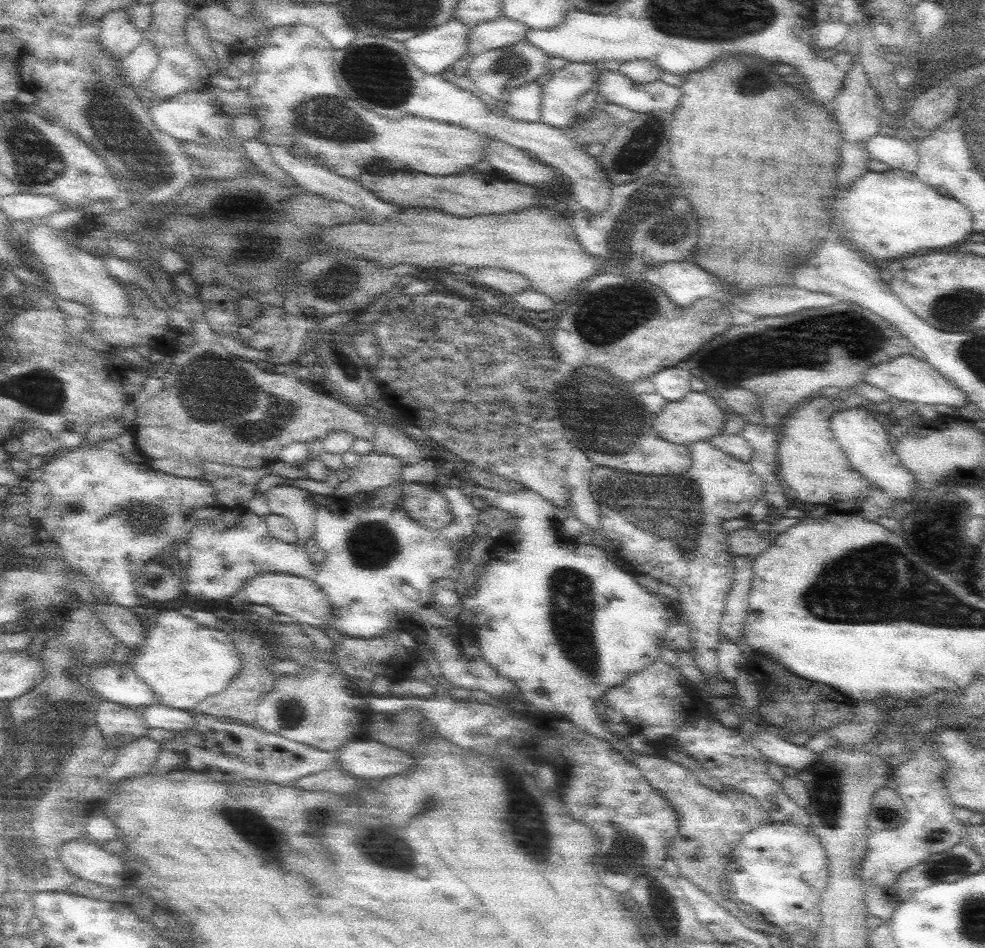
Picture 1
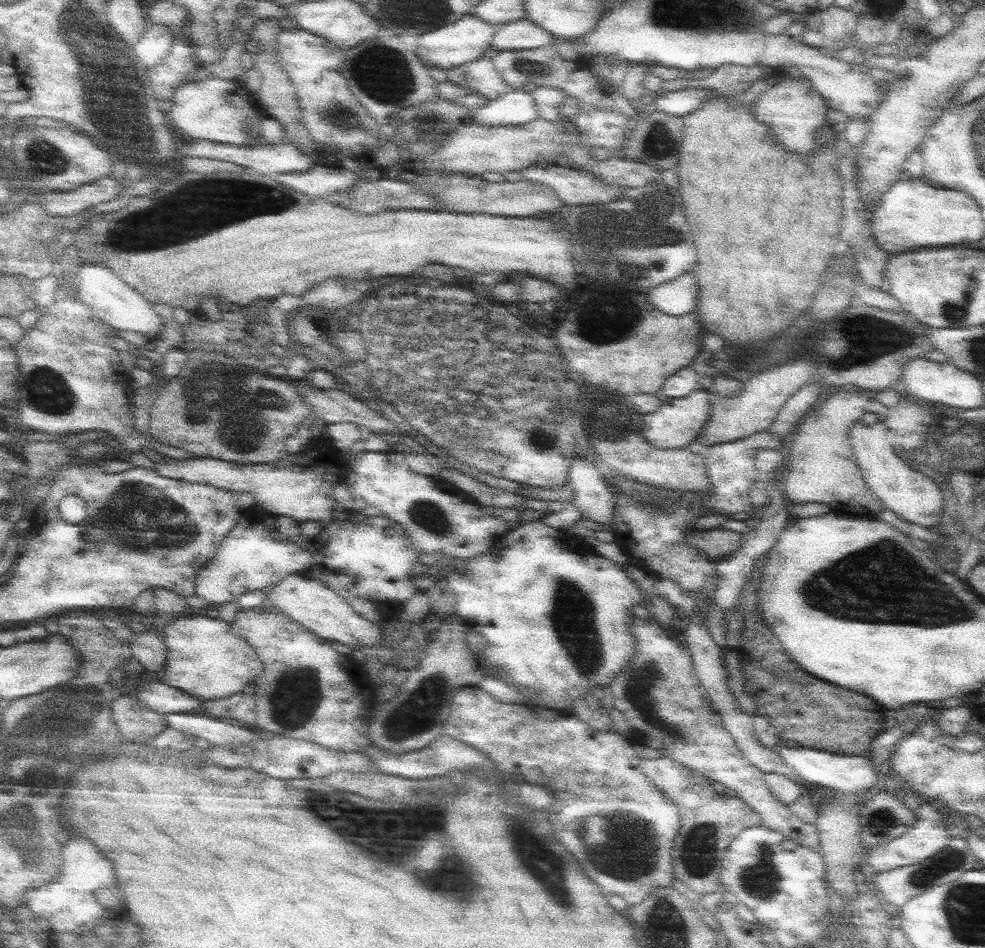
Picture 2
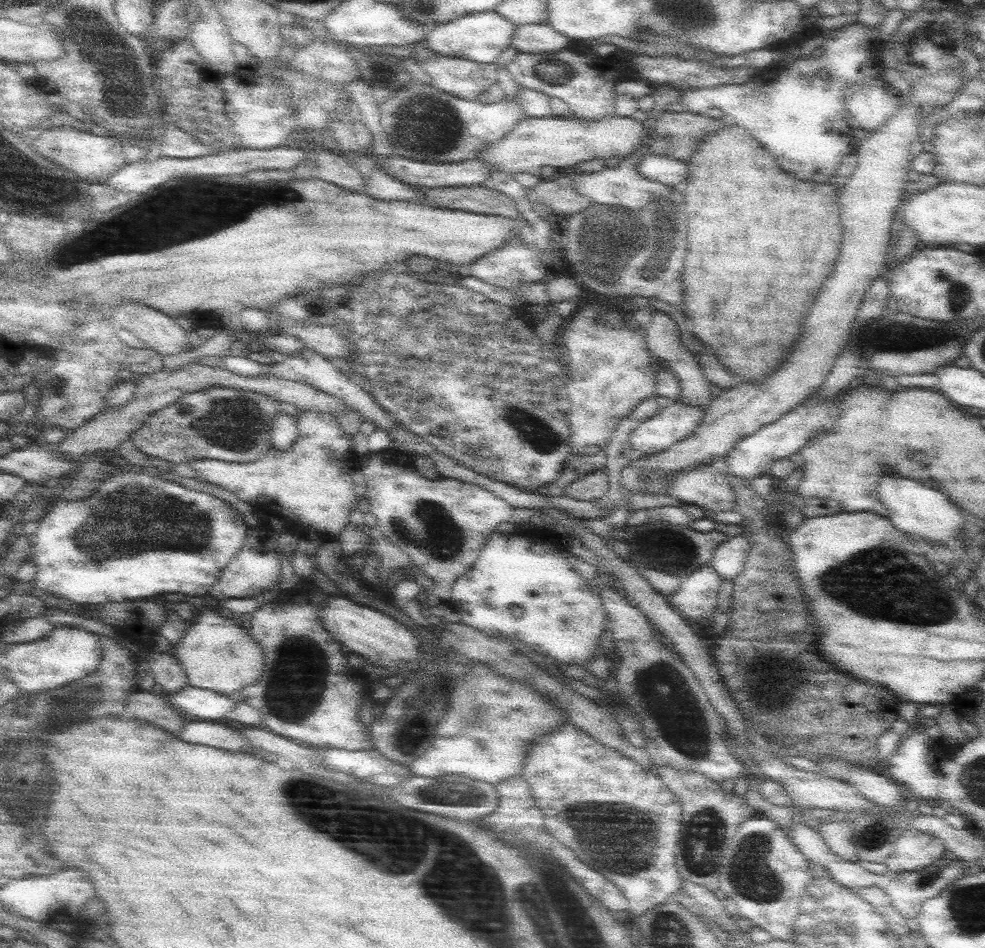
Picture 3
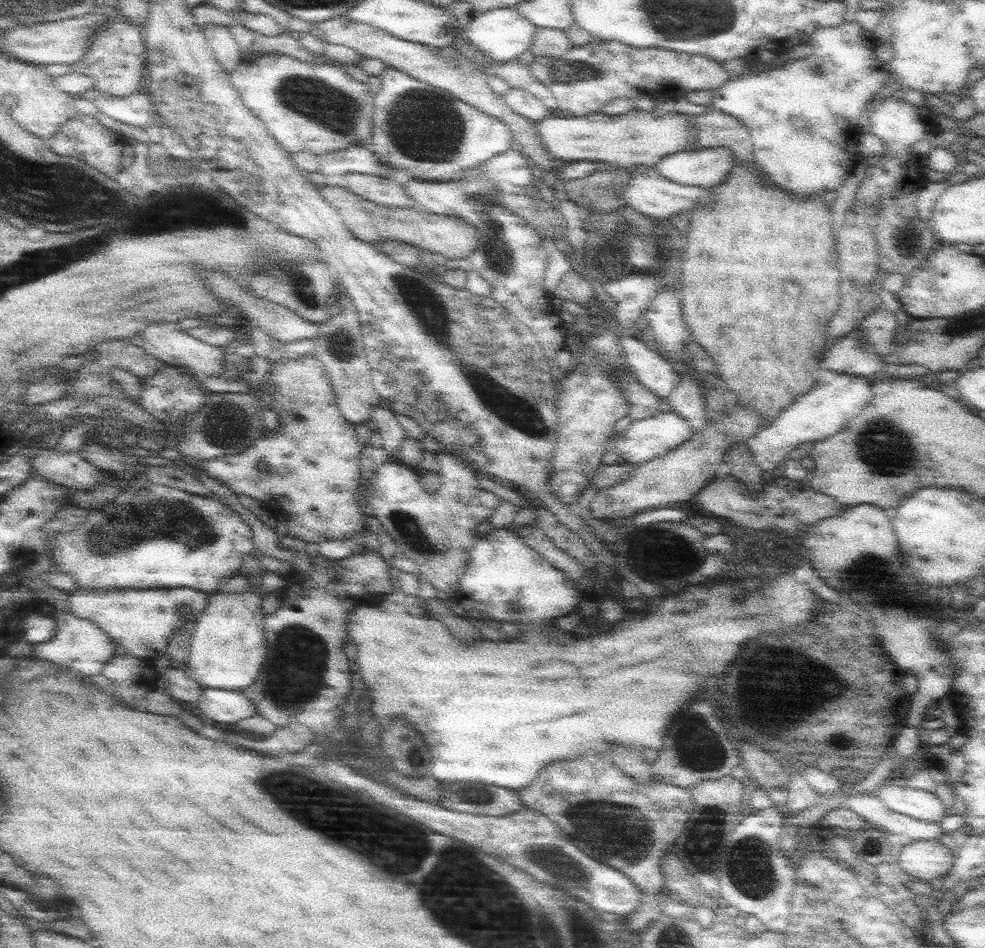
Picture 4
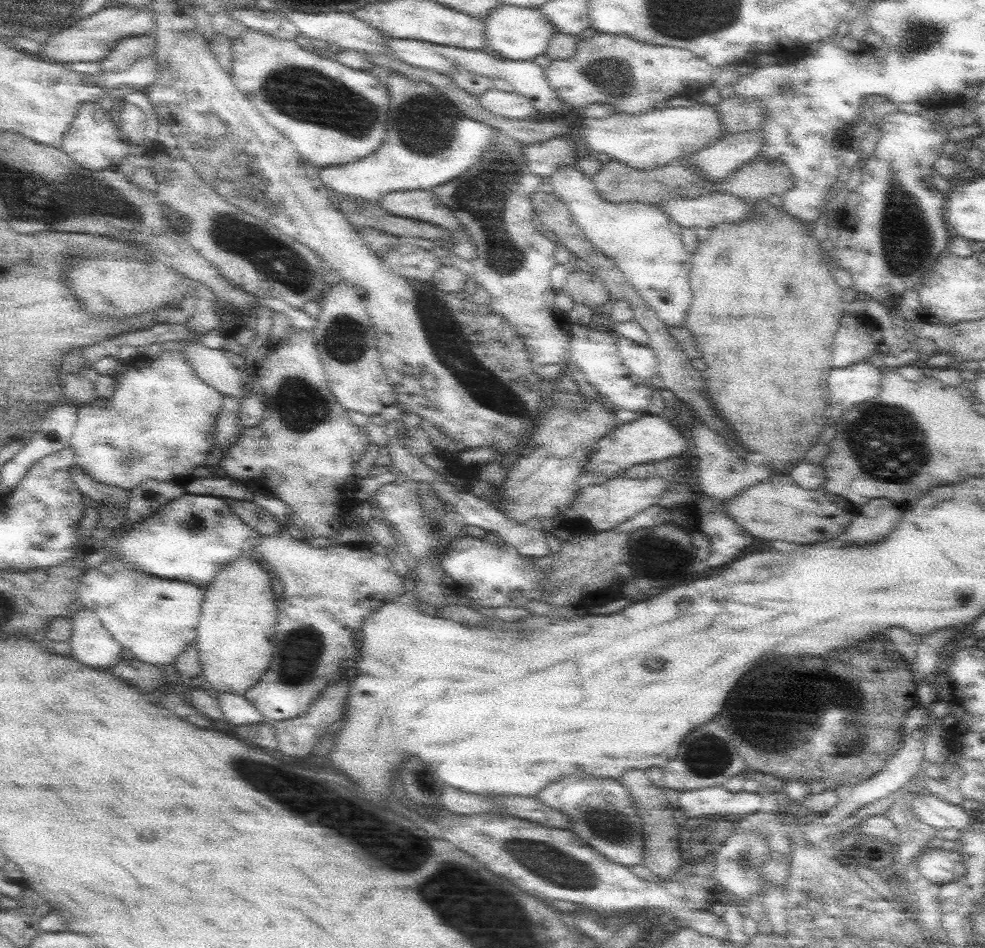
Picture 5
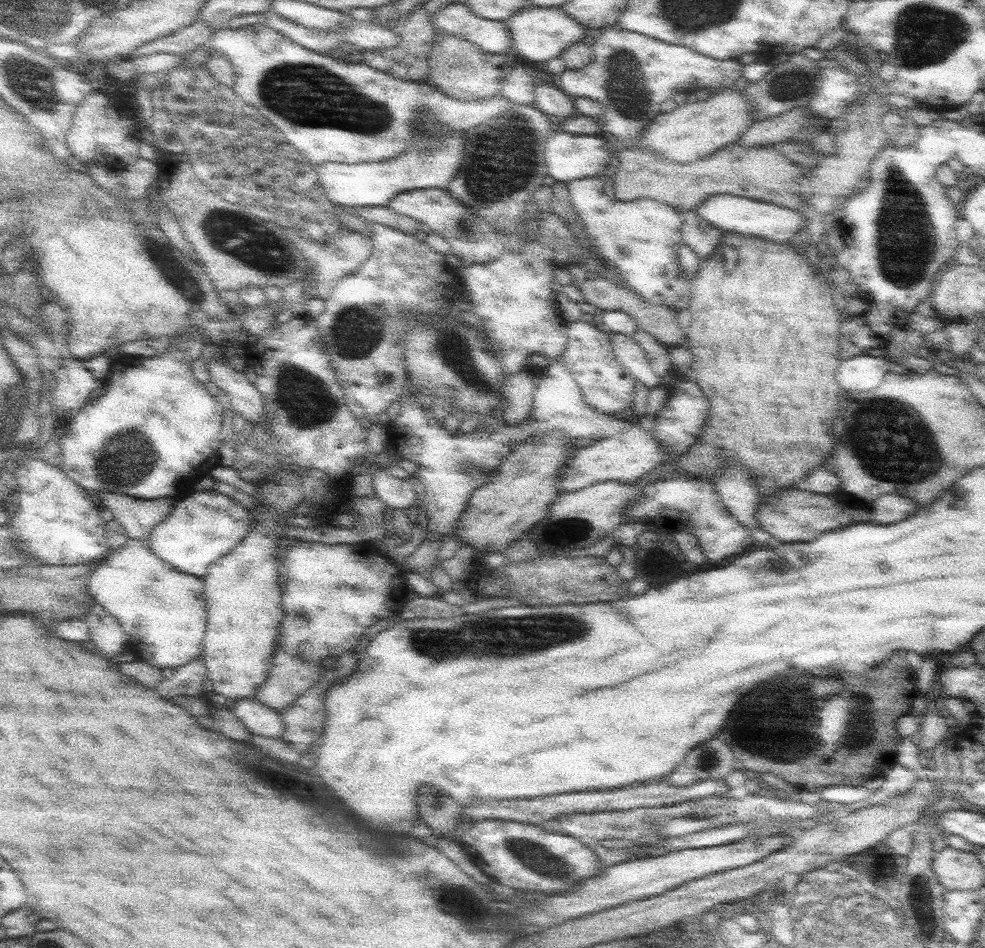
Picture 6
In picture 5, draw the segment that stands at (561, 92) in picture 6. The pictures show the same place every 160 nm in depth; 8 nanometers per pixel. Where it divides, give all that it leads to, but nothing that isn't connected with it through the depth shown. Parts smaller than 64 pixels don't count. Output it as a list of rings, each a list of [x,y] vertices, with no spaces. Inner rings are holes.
[[[387,37],[385,42],[387,42],[387,46],[389,46],[389,52],[391,52],[395,58],[399,58],[400,61],[406,62],[406,64],[412,66],[421,66],[422,68],[450,76],[458,69],[468,69],[482,76],[491,76],[494,80],[507,80],[515,88],[516,92],[533,100],[534,106],[537,108],[537,112],[540,115],[546,112],[560,112],[560,110],[565,108],[557,92],[549,83],[545,68],[540,67],[533,60],[510,60],[501,58],[499,55],[493,54],[491,51],[487,50],[466,50],[465,48],[434,44],[433,42],[411,38]]]

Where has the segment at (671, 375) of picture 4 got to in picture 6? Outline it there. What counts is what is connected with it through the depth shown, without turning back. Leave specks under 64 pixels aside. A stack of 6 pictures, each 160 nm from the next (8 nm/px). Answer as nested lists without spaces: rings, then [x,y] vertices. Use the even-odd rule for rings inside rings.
[[[612,333],[610,339],[612,340],[612,349],[616,359],[636,379],[642,381],[649,389],[661,386],[662,378],[654,373],[646,352],[634,338]]]

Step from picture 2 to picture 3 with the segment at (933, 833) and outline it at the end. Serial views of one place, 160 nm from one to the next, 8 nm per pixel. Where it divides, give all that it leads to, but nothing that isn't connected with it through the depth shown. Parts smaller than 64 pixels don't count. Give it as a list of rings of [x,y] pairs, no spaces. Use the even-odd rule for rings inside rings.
[[[904,830],[896,842],[892,855],[884,863],[890,874],[913,872],[938,861],[945,851],[942,840],[920,830]]]

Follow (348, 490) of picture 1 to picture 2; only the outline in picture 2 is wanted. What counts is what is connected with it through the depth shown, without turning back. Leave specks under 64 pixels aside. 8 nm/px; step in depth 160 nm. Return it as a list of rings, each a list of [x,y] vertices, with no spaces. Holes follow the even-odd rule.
[[[405,451],[362,452],[350,468],[350,492],[374,506],[393,524],[404,528],[405,535],[422,554],[443,553],[444,558],[469,560],[484,552],[504,534],[507,525],[500,516],[482,511],[482,505],[468,493],[441,476],[414,472],[405,458]]]

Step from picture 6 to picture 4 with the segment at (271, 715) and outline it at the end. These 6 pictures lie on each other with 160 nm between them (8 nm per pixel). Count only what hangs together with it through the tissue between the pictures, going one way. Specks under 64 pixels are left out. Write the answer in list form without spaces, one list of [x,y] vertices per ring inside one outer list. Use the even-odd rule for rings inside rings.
[[[203,689],[196,707],[204,718],[212,718],[222,724],[234,724],[257,712],[256,706],[243,691]]]

